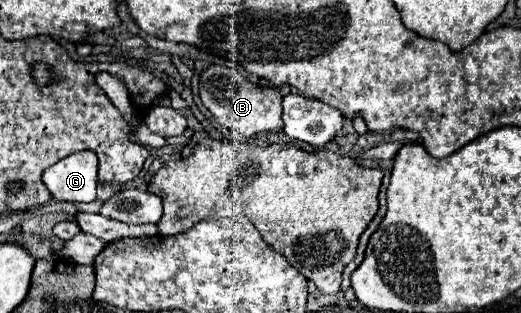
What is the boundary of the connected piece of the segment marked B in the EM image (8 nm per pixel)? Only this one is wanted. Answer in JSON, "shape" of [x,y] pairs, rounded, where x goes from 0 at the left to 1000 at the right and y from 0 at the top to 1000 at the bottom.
{"shape":[[[403,211],[384,243],[384,319],[411,364],[411,377],[457,422],[468,441],[488,441],[495,422],[541,415],[541,300],[522,275],[495,275],[472,256],[461,230],[438,211]]]}

